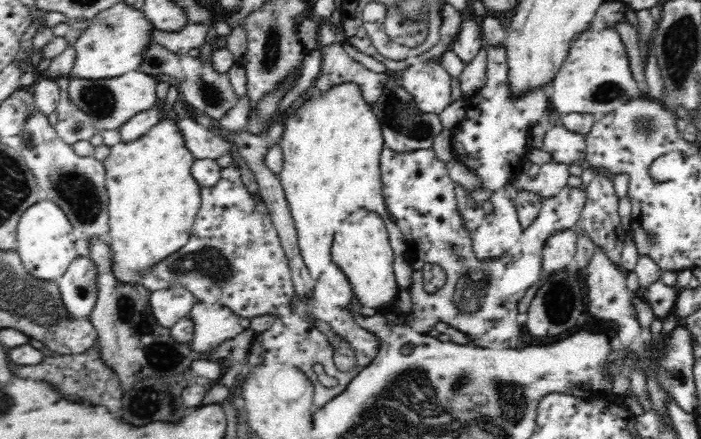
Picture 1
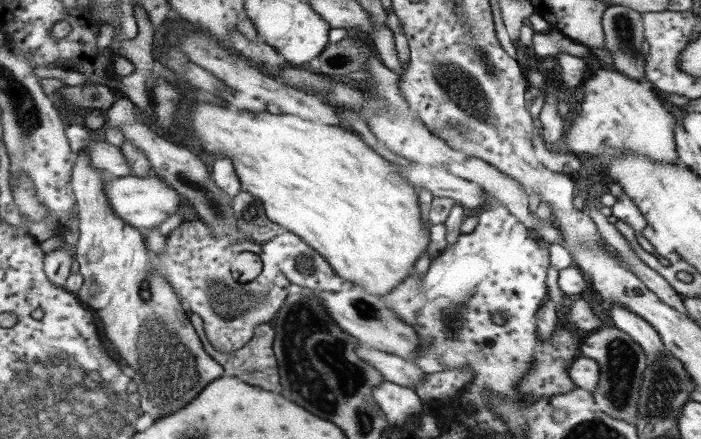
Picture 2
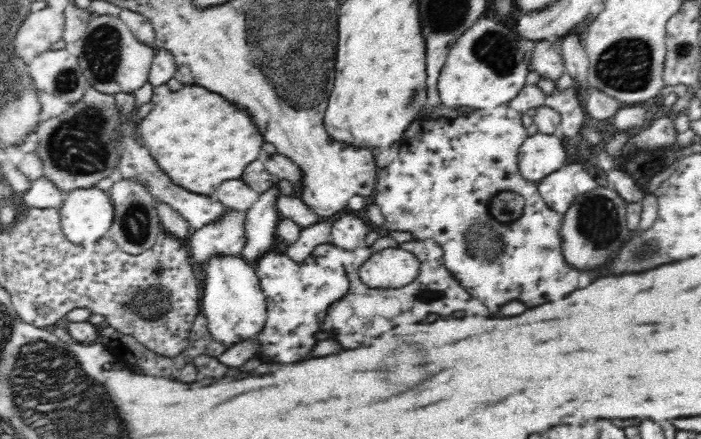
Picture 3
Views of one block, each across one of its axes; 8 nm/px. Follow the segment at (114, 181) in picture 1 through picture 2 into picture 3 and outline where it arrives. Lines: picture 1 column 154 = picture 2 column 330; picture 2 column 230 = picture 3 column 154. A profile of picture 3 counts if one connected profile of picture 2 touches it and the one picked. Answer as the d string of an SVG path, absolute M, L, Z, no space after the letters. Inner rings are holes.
M184 85L182 89L178 91L172 91L168 96L162 98L162 102L156 104L152 107L151 111L145 116L140 124L137 126L137 129L140 131L143 145L148 149L148 152L154 157L156 164L161 168L161 171L168 176L168 178L178 186L194 192L194 194L202 194L208 197L213 196L215 190L218 188L218 185L221 185L222 182L228 179L240 179L242 171L248 166L251 162L258 159L261 154L261 146L264 144L265 140L260 135L258 127L254 125L254 118L246 112L244 109L238 110L237 106L226 102L222 95L214 94L213 91L208 91L205 87L199 85Z

